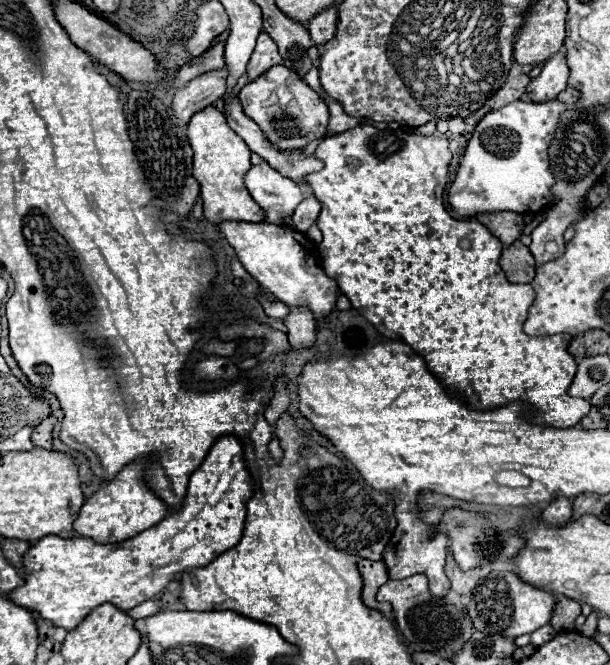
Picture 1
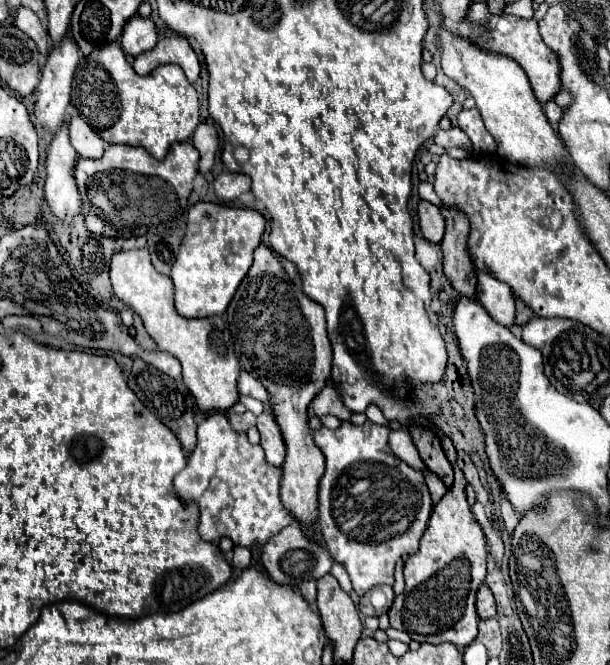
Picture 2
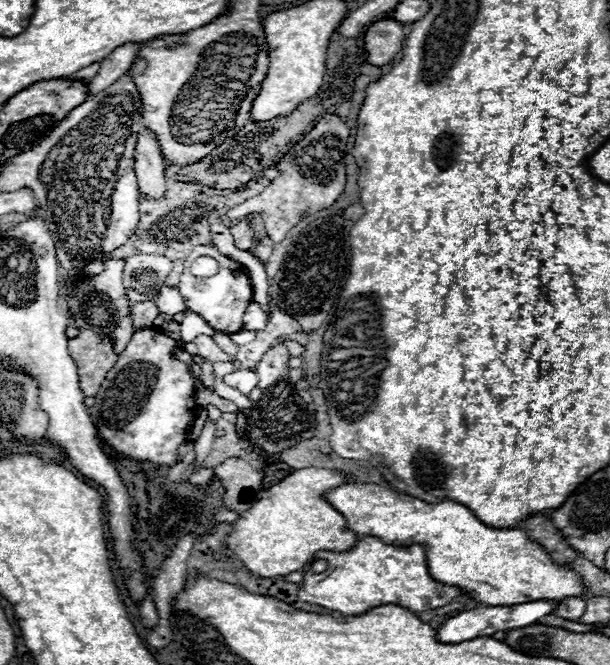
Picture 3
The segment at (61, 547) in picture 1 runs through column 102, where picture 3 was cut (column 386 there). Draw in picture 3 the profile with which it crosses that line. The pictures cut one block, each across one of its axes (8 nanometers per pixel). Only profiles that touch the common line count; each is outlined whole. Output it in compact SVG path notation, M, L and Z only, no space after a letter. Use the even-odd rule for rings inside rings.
M360 536L356 546L346 552L318 552L318 558L326 558L330 568L322 574L312 574L304 568L304 580L298 590L298 598L310 604L318 604L330 610L338 610L344 616L362 614L372 606L398 604L410 612L426 612L446 606L462 594L460 588L440 584L432 580L426 568L426 554L420 544L412 546L390 546L374 536Z

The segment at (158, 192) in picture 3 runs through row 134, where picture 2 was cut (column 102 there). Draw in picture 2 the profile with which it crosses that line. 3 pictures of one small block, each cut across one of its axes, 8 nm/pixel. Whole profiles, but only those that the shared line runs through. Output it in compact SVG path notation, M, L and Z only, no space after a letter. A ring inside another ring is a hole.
M70 118L70 144L82 158L98 158L108 146L82 118Z

